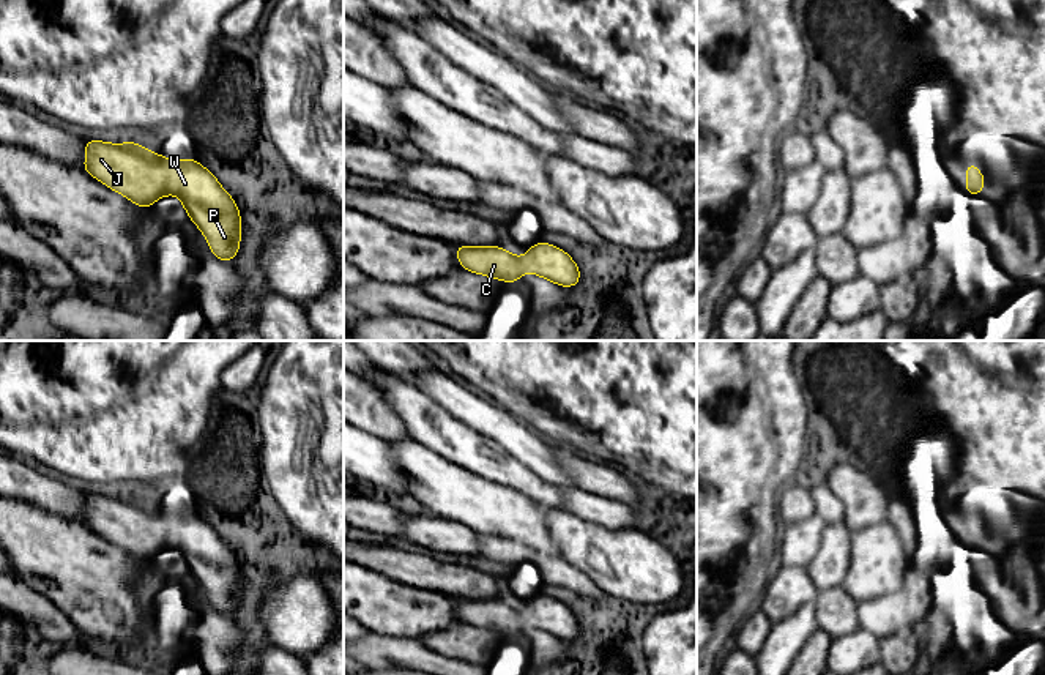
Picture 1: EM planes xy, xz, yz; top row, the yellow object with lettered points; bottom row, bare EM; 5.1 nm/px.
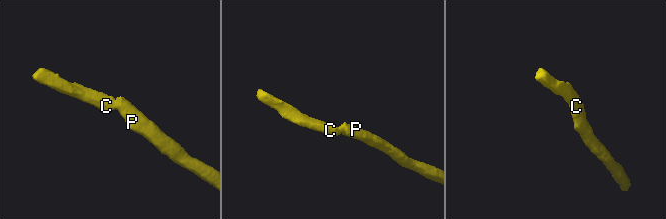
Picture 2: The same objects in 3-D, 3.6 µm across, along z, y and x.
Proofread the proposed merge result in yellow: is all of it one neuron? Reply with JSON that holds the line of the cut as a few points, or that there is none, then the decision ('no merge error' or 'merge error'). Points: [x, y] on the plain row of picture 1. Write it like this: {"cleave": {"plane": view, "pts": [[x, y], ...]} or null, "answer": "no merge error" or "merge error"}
{"cleave": null, "answer": "no merge error"}

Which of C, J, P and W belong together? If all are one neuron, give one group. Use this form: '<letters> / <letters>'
C J P W

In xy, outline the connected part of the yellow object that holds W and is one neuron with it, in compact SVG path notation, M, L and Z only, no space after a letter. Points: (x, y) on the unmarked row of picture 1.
M84 494L84 525L140 561L151 561L169 547L177 549L216 612L227 617L240 606L241 565L235 552L197 511L170 514L165 508L154 508L134 494L125 497Z

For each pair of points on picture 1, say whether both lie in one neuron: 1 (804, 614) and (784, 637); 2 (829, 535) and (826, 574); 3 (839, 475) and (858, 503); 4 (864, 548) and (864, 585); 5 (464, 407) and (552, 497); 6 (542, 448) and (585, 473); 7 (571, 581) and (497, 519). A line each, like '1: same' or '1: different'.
1: same
2: same
3: same
4: same
5: different
6: different
7: different

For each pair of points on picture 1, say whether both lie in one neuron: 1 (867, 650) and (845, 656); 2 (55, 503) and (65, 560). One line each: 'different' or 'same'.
1: same
2: different

